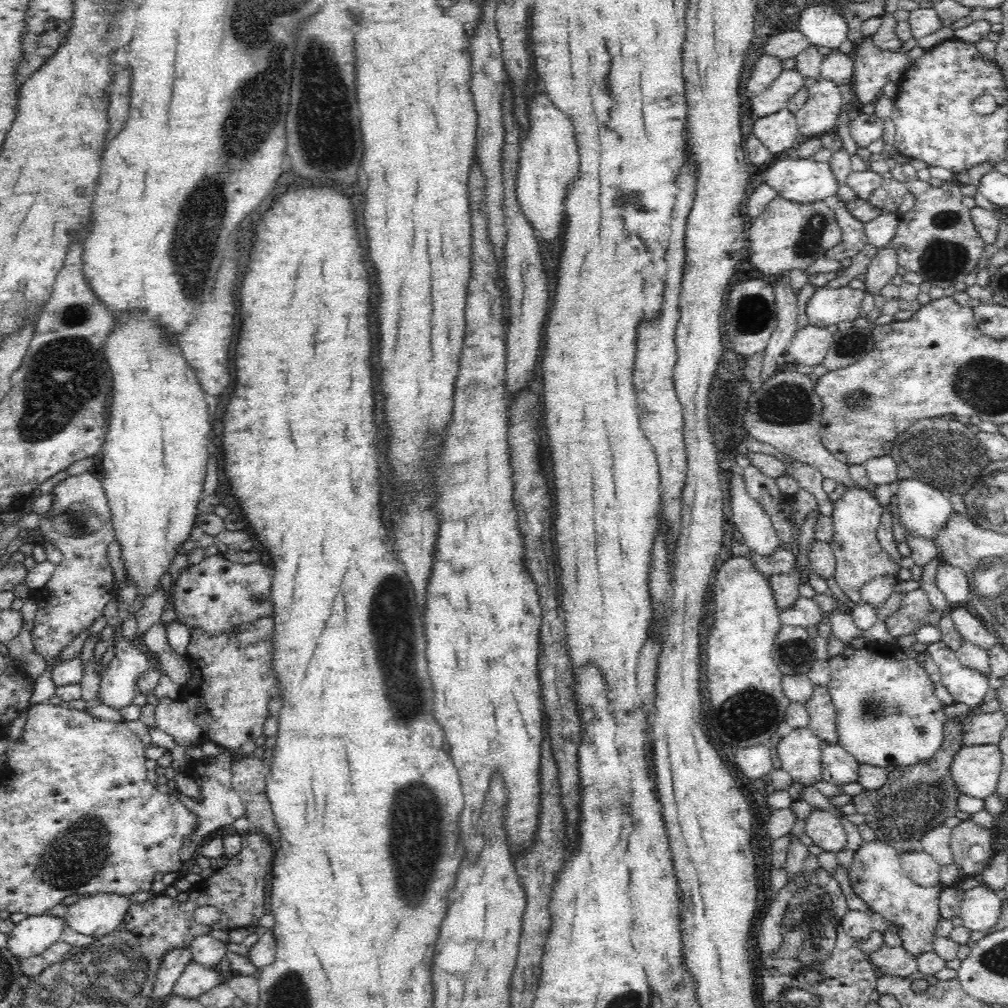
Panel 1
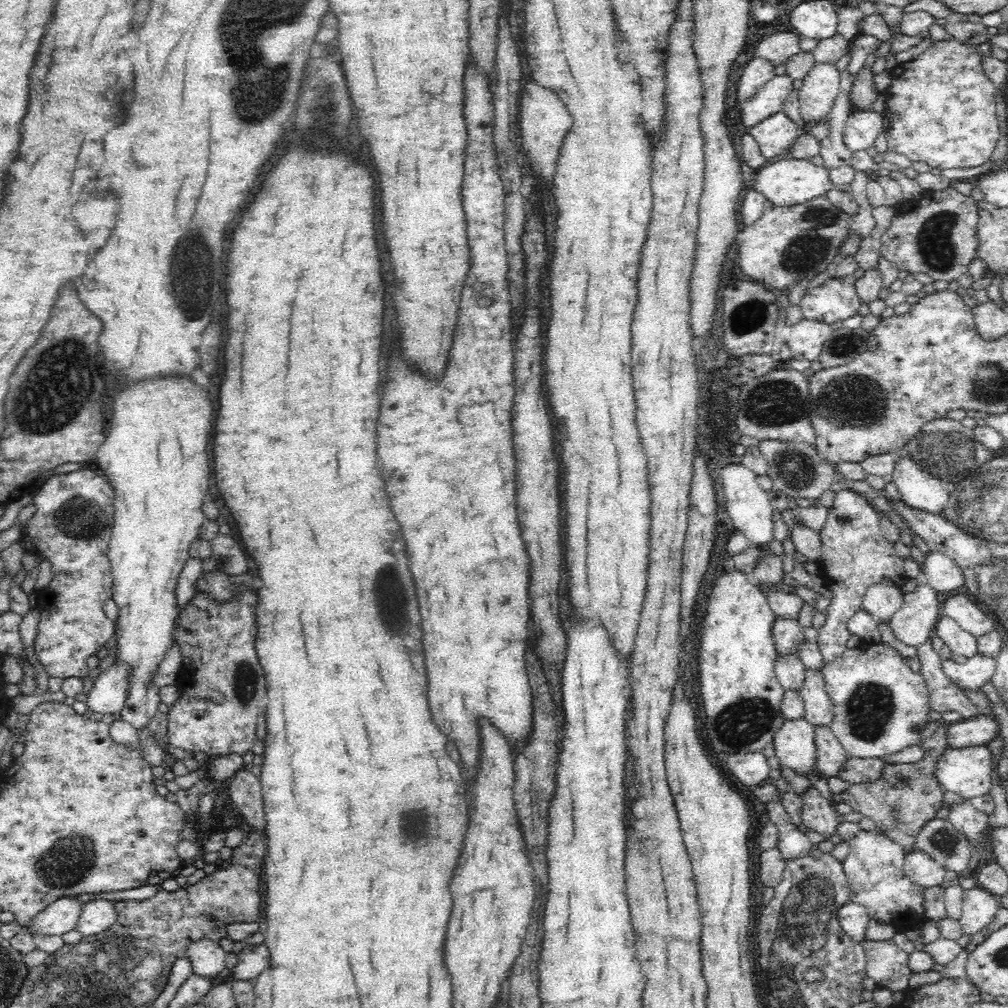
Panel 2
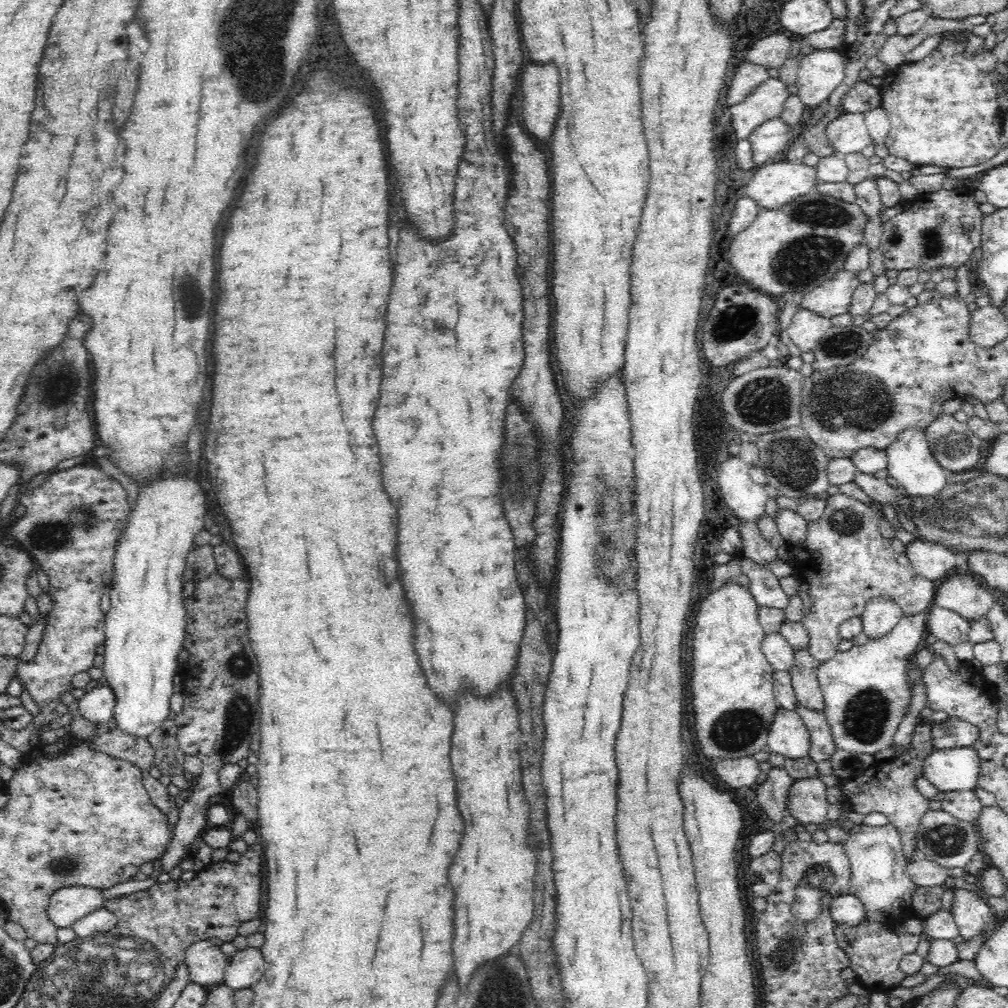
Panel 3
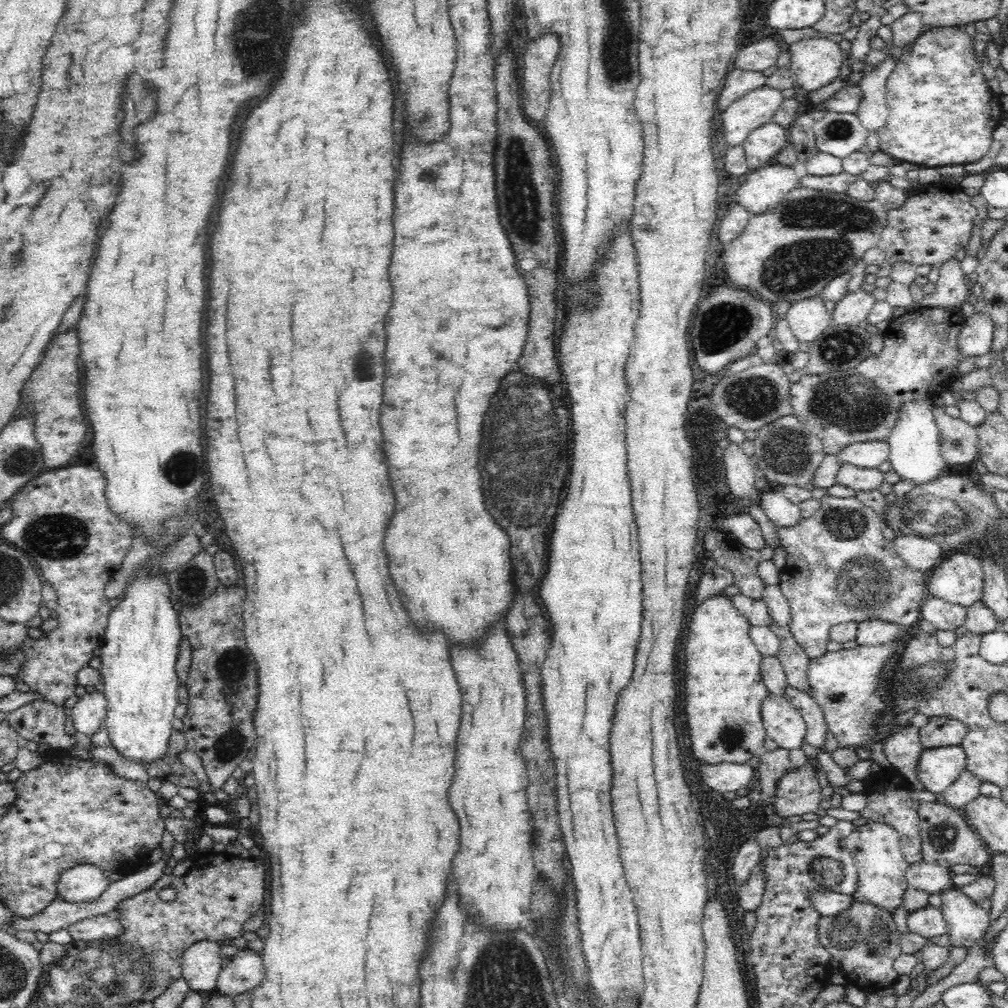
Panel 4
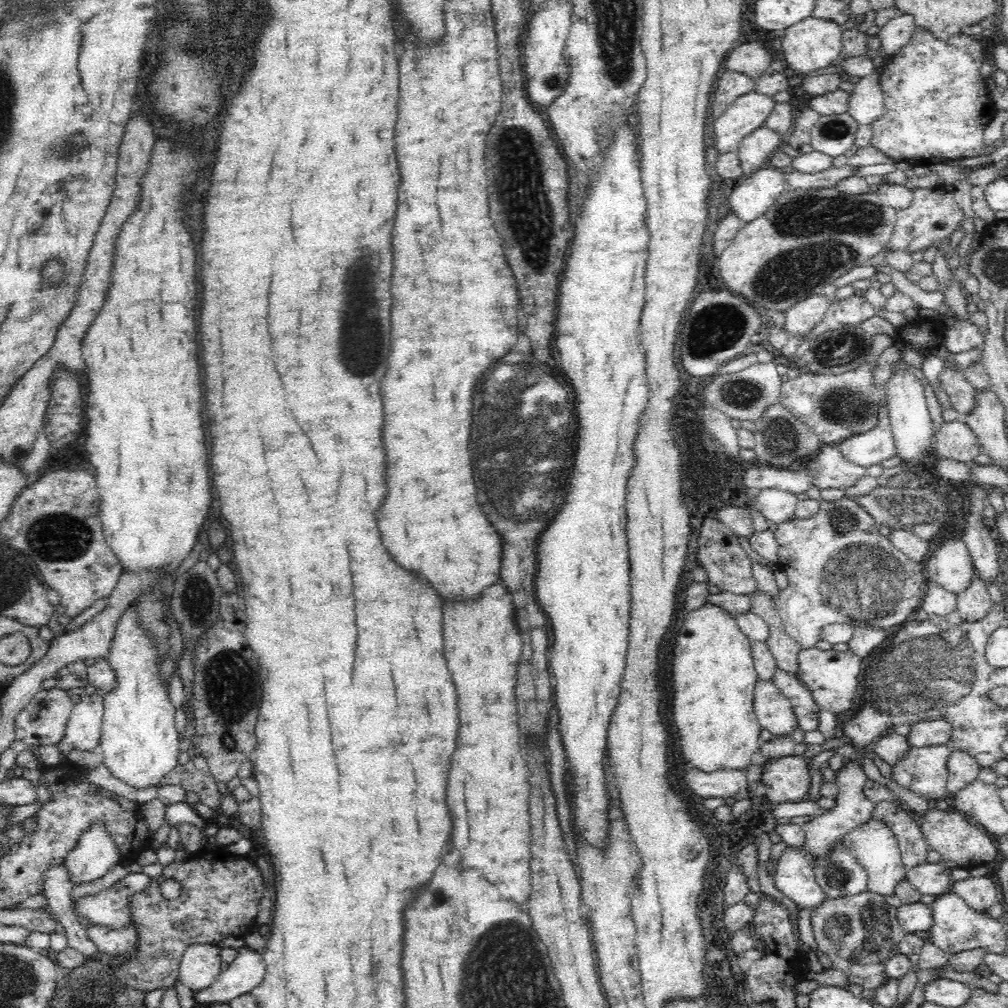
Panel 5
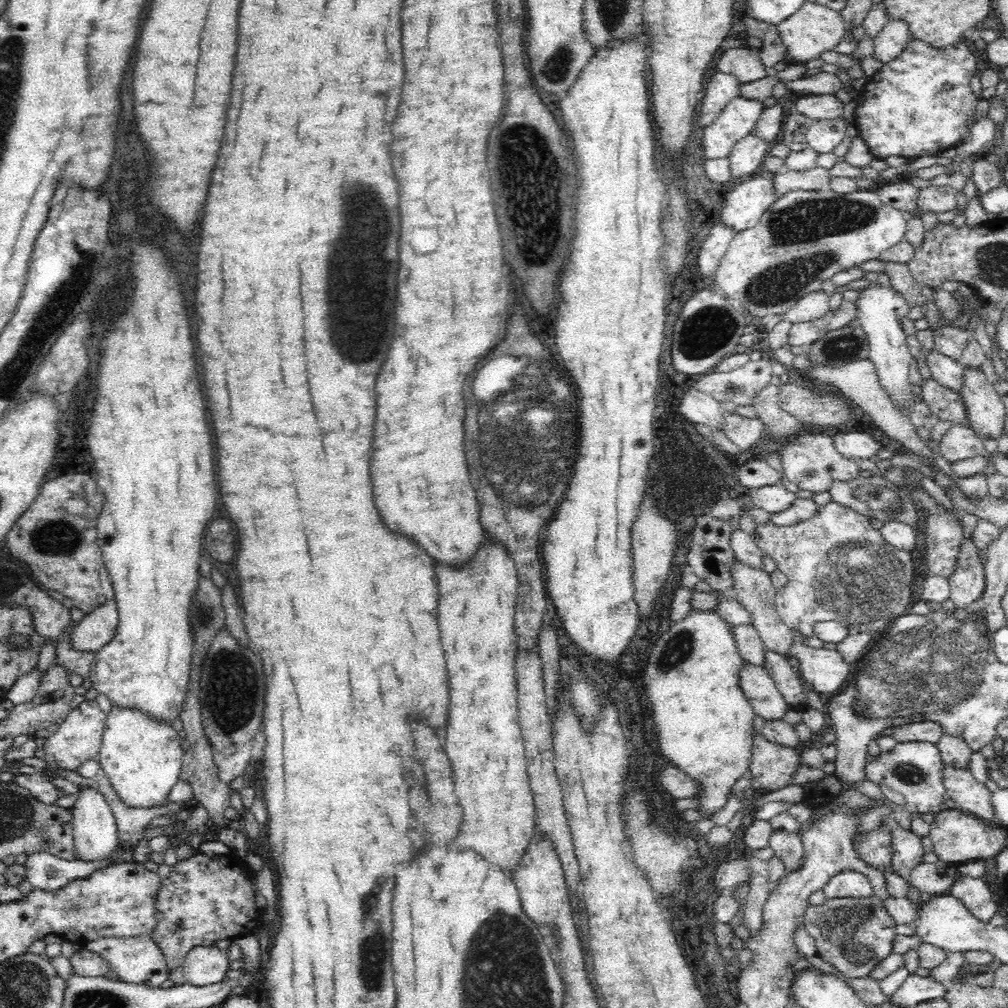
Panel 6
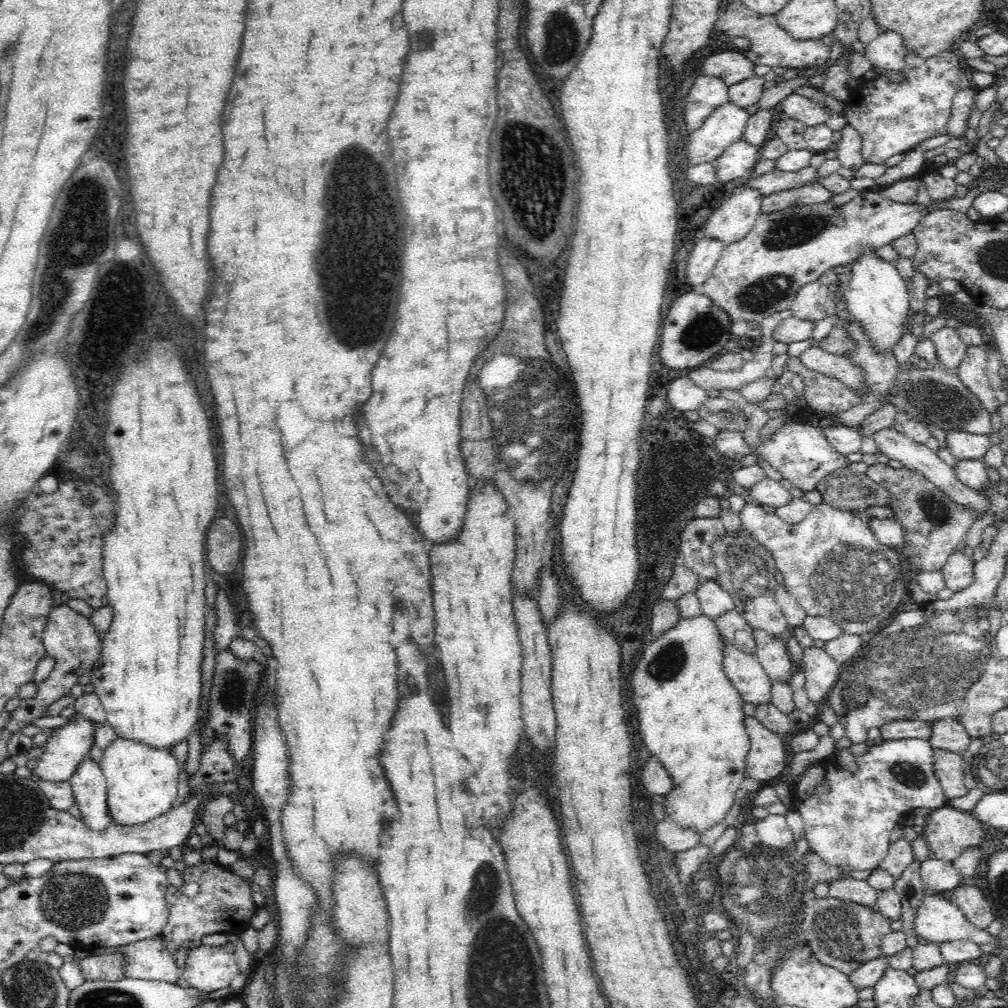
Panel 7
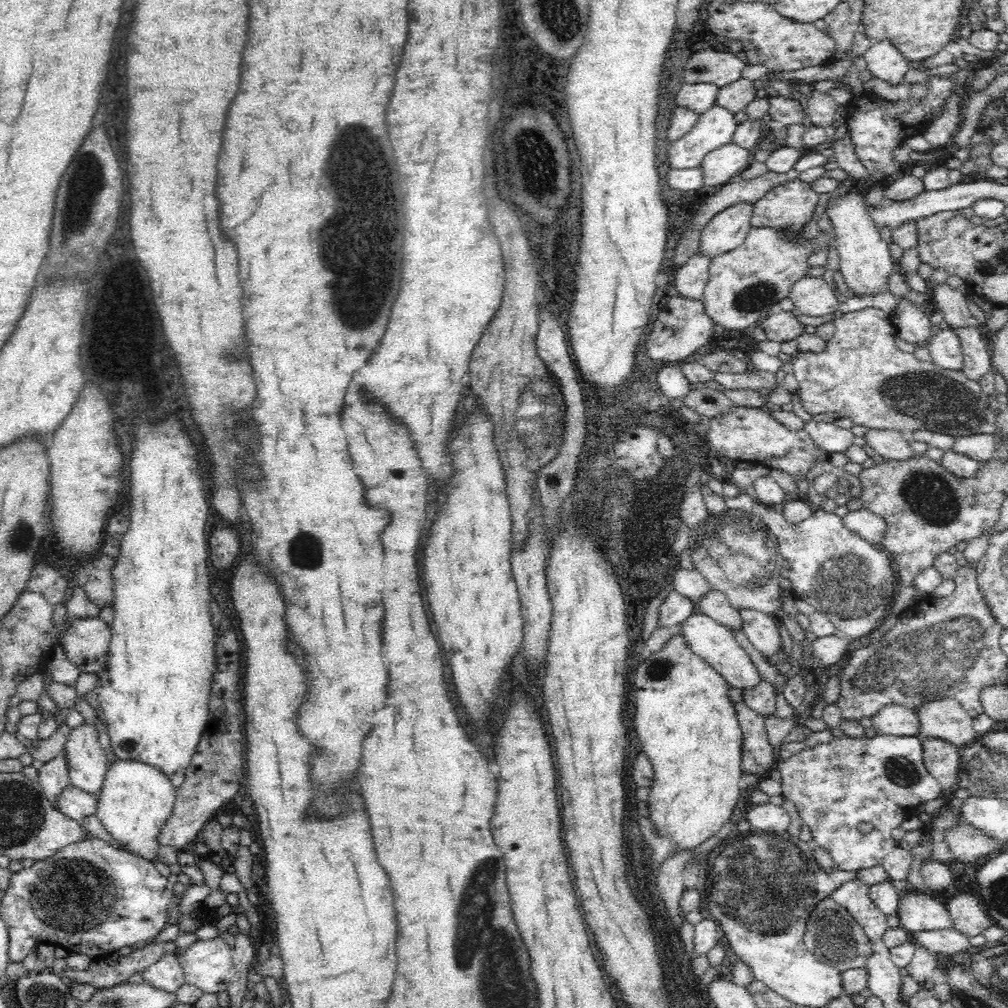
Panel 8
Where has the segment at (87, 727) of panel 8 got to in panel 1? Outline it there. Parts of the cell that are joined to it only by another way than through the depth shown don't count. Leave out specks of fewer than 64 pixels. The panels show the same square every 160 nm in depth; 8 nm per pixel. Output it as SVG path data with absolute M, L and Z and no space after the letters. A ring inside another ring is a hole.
M43 914L24 918L6 934L8 952L20 962L26 957L41 955L51 944L60 941L66 926L68 923L62 916Z

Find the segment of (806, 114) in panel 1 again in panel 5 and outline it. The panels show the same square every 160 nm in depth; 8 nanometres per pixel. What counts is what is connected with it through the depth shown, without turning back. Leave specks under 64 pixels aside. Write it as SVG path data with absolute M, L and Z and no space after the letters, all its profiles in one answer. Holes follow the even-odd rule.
M810 16L789 26L781 37L784 57L789 68L801 74L808 74L830 64L840 56L843 47L842 28L832 21Z

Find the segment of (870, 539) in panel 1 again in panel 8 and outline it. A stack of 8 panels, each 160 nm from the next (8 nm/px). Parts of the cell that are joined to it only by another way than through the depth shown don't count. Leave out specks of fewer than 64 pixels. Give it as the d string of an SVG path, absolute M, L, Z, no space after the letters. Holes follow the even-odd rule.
M743 490L734 498L723 495L723 499L729 510L738 509L749 513L754 523L758 524L758 528L767 530L777 539L782 558L780 574L792 583L791 591L796 600L806 602L808 606L814 607L816 612L826 615L835 623L836 630L844 638L864 640L866 635L872 634L872 631L880 626L881 621L890 614L901 587L898 583L896 561L884 546L872 545L848 530L843 525L843 517L840 517L840 514L815 508L812 505L812 514L802 522L793 525L785 519L780 510L758 503Z

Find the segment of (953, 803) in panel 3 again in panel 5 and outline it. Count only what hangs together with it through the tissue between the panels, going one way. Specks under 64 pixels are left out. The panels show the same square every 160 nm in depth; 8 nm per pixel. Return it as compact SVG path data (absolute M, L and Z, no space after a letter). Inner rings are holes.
M952 748L947 760L947 769L947 794L951 798L952 794L978 779L981 766L970 754Z

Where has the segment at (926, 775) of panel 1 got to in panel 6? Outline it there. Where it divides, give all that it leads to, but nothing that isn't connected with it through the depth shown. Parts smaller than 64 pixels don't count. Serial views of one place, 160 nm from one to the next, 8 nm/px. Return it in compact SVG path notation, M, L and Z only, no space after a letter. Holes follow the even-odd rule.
M902 827L891 831L892 835L892 858L891 869L902 878L908 878L915 866L922 863L924 848L922 838L911 830Z

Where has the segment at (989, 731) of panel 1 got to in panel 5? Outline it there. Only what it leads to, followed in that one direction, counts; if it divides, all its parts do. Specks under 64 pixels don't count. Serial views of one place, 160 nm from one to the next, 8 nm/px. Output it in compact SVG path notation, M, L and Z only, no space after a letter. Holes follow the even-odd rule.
M932 719L914 723L905 736L911 746L918 748L927 746L951 745L952 725L944 719Z

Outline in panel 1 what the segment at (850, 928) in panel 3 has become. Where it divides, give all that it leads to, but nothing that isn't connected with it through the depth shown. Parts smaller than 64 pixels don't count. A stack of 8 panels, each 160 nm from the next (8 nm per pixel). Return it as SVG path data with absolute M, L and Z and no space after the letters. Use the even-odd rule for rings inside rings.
M884 943L869 954L869 960L882 974L904 978L918 971L916 957L904 947L891 947Z

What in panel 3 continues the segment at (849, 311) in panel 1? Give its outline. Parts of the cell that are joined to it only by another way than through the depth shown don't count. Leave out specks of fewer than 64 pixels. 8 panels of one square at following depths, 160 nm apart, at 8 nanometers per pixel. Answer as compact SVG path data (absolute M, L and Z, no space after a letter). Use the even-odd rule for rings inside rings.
M840 270L834 278L825 279L820 286L807 290L800 306L831 319L848 312L848 305L858 285L859 281L854 274Z

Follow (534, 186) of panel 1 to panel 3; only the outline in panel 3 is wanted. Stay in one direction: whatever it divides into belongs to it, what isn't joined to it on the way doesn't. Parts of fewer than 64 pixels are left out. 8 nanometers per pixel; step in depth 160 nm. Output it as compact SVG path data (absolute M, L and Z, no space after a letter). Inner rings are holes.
M530 62L522 72L522 120L526 130L540 142L540 144L548 144L548 136L554 132L556 128L556 120L559 117L560 110L560 86L559 75L556 66L546 65L537 66Z

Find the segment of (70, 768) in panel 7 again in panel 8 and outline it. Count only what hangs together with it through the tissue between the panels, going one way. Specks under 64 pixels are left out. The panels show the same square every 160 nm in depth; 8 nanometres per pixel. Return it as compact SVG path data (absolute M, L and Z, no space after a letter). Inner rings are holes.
M58 754L56 758L44 762L44 765L37 770L38 782L42 785L44 796L54 807L60 792L71 783L68 767L66 754Z

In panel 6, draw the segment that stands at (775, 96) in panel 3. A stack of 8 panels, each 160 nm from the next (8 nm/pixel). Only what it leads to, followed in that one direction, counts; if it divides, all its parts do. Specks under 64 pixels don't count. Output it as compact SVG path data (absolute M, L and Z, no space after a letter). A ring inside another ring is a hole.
M734 98L722 109L718 118L702 130L701 147L704 148L705 158L726 158L736 142L753 134L764 109L758 99Z

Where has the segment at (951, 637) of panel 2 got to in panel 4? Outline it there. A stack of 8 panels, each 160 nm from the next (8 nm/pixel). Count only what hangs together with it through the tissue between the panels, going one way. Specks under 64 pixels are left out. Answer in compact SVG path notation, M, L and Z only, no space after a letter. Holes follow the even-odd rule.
M928 592L921 608L921 619L931 622L936 629L954 631L963 624L965 618L964 606L941 601L940 598L934 598L933 594Z

